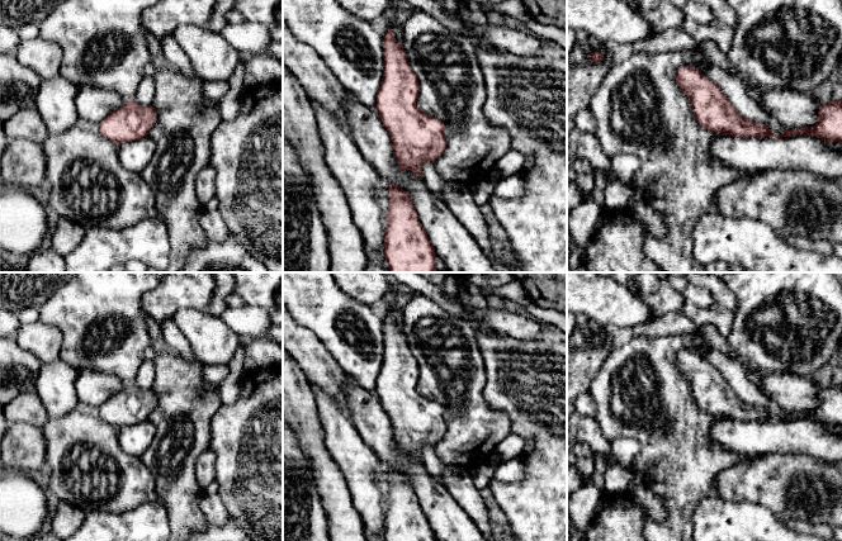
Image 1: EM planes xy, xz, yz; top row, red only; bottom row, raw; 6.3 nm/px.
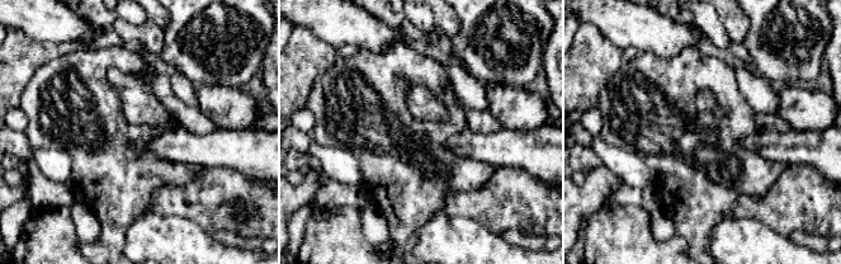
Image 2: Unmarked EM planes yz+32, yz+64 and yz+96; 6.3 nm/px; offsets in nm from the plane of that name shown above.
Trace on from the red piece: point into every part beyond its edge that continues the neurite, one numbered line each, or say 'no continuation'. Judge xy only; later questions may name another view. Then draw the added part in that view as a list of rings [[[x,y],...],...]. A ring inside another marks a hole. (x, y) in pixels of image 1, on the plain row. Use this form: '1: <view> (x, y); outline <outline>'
no continuation

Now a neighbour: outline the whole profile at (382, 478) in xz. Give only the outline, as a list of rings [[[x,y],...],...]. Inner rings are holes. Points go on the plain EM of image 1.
[[[385,468],[384,471],[379,473],[377,475],[377,484],[378,488],[384,493],[384,495],[387,497],[388,492],[389,492],[389,474],[388,474],[388,469]]]

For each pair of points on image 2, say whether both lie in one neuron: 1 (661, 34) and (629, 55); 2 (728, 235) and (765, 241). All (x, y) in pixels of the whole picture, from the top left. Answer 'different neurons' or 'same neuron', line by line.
1: different neurons
2: same neuron

